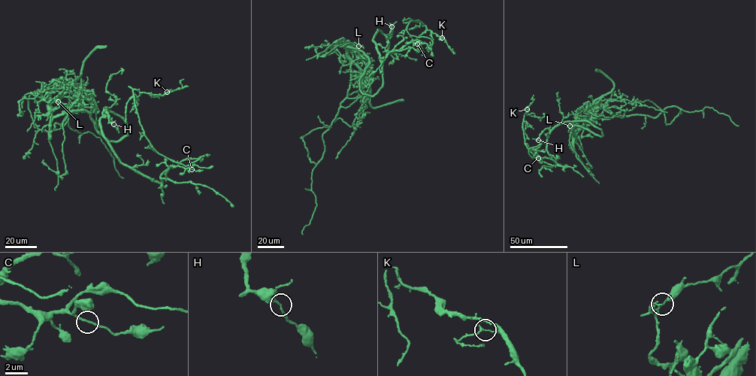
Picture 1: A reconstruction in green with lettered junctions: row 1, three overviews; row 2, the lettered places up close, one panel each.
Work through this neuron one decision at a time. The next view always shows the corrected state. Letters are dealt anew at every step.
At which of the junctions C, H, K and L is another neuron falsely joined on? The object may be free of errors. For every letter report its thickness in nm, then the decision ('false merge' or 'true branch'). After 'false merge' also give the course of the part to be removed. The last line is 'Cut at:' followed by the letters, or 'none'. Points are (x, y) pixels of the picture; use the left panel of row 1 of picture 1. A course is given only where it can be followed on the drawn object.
C: 170 nm | true branch
H: 150 nm | true branch
K: 130 nm | true branch
L: 110 nm | false merge | (58, 101), (47, 105), (68, 105), (66, 122), (37, 128), (34, 91), (91, 94), (41, 83)
Cut at: L

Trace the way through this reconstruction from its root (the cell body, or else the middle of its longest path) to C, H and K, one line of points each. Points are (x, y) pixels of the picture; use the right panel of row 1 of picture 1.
C: (577, 121), (562, 122), (552, 130), (547, 139), (548, 153), (557, 165), (567, 166), (548, 158), (538, 158)
H: (577, 121), (562, 122), (549, 133), (546, 128), (538, 140)
K: (577, 121), (548, 134), (546, 150), (563, 167), (533, 147), (529, 154), (534, 157), (524, 142), (527, 109)

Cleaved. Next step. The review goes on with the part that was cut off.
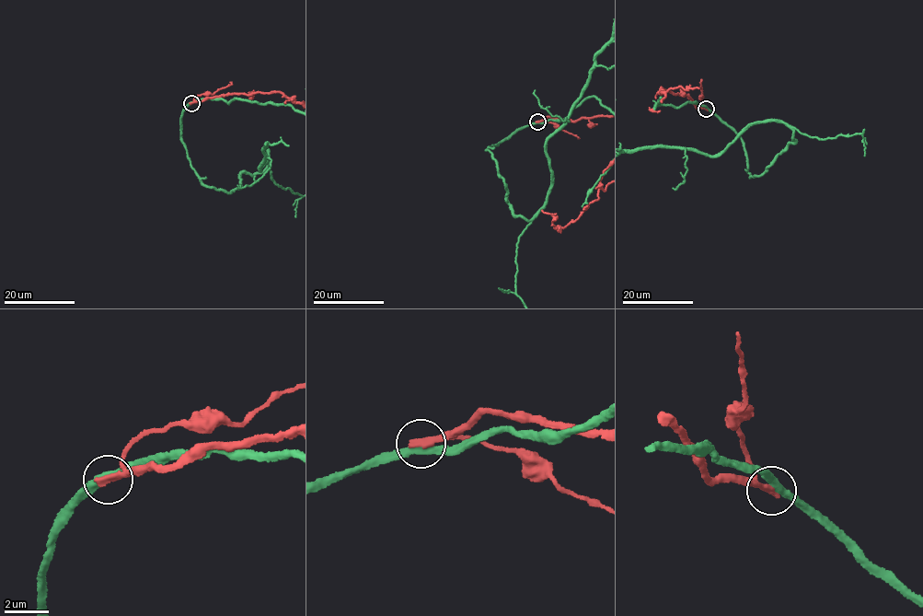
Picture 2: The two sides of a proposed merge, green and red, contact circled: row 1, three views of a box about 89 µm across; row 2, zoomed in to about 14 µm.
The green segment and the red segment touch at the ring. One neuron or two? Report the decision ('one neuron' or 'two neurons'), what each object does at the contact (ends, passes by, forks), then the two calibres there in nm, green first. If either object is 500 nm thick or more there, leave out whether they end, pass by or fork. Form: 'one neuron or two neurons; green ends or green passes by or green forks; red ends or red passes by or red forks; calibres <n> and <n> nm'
two neurons; green passes by; red ends; calibres 320 and 360 nm

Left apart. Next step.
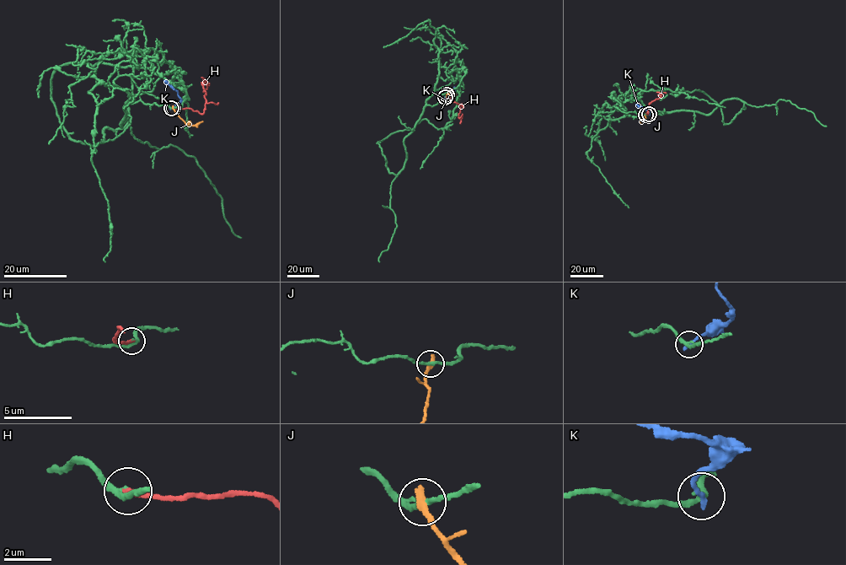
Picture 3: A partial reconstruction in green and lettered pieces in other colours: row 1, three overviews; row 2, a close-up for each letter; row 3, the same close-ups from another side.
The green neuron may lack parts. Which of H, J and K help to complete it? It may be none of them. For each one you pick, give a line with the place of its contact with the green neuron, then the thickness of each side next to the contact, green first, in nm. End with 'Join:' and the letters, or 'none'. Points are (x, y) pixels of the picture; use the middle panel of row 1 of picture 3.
H: (446, 97) | 190/190 nm
Join: H

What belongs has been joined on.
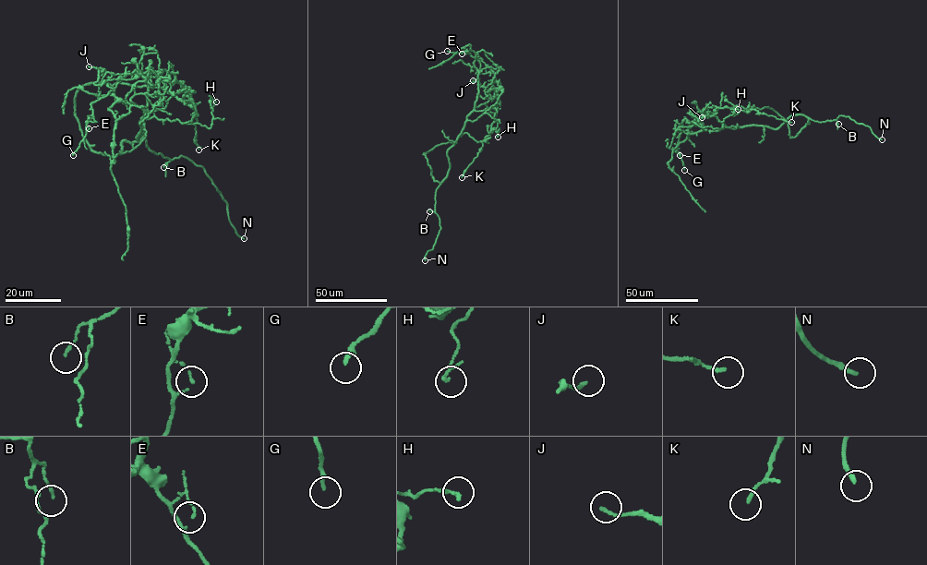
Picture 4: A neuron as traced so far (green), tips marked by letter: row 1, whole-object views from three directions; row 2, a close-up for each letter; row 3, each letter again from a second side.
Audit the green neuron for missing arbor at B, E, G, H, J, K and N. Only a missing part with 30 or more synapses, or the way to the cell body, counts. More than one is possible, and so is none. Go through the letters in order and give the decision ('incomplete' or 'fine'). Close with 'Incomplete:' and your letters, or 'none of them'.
B: fine
E: fine
G: fine
H: fine
J: fine
K: fine
N: incomplete
Incomplete: N

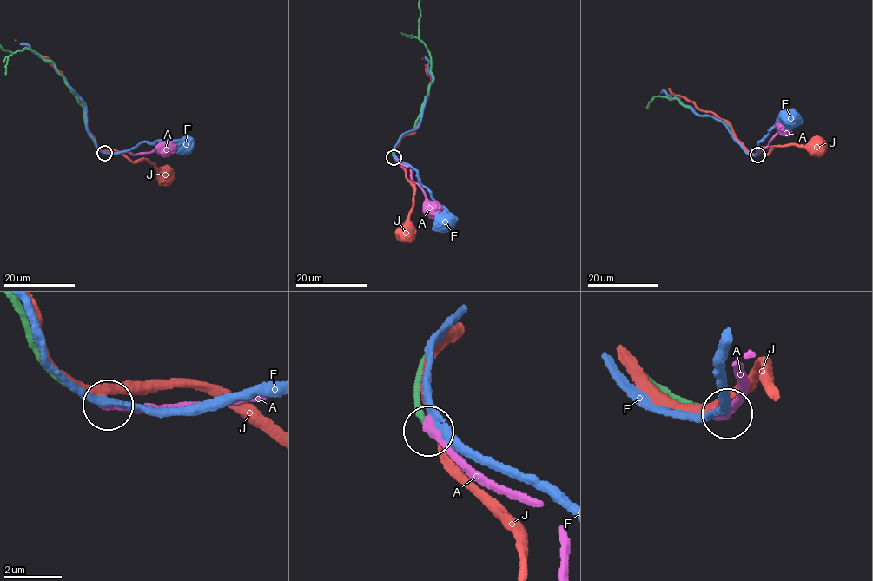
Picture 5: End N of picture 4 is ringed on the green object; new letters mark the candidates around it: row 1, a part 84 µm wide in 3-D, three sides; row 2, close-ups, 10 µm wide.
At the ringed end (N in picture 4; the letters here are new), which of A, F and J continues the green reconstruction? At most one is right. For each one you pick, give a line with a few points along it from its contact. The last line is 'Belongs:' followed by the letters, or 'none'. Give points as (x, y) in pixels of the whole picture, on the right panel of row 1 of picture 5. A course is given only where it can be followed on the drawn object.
A: it runs (757, 155), (760, 148), (768, 146), (783, 127)
Belongs: A

